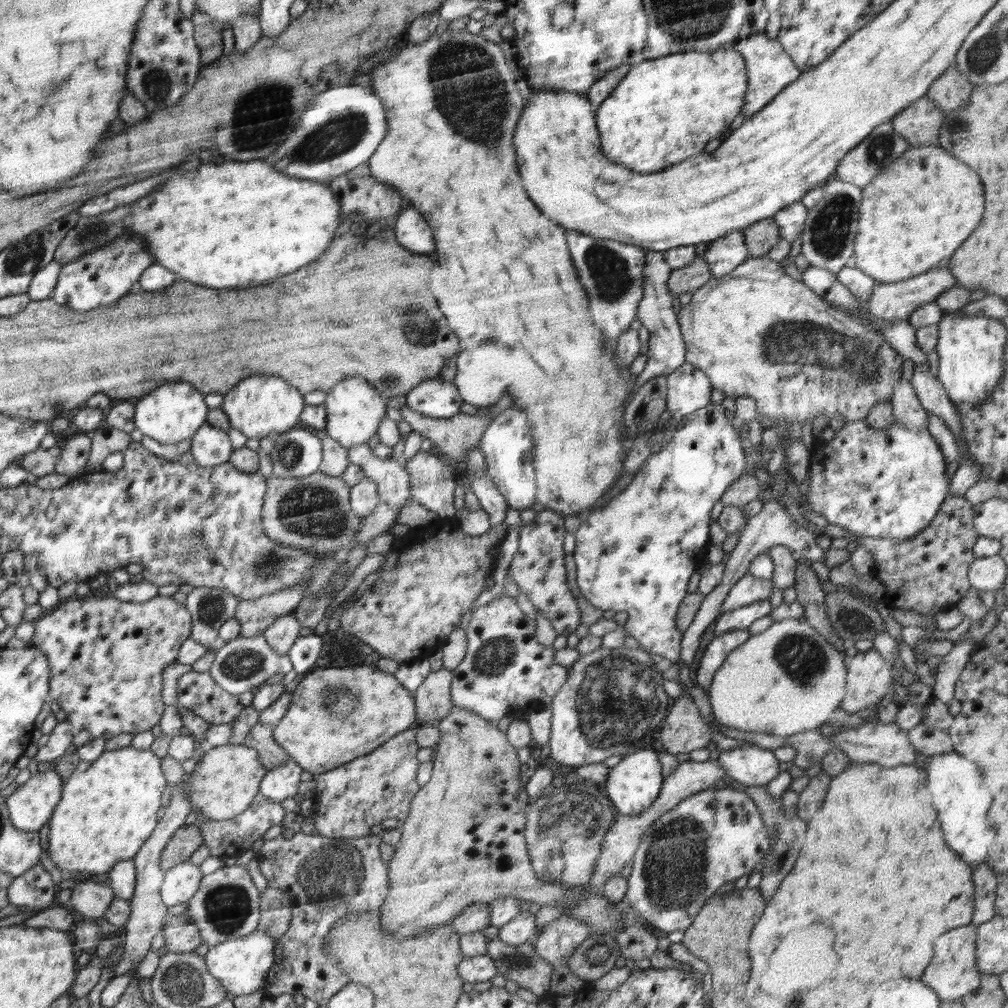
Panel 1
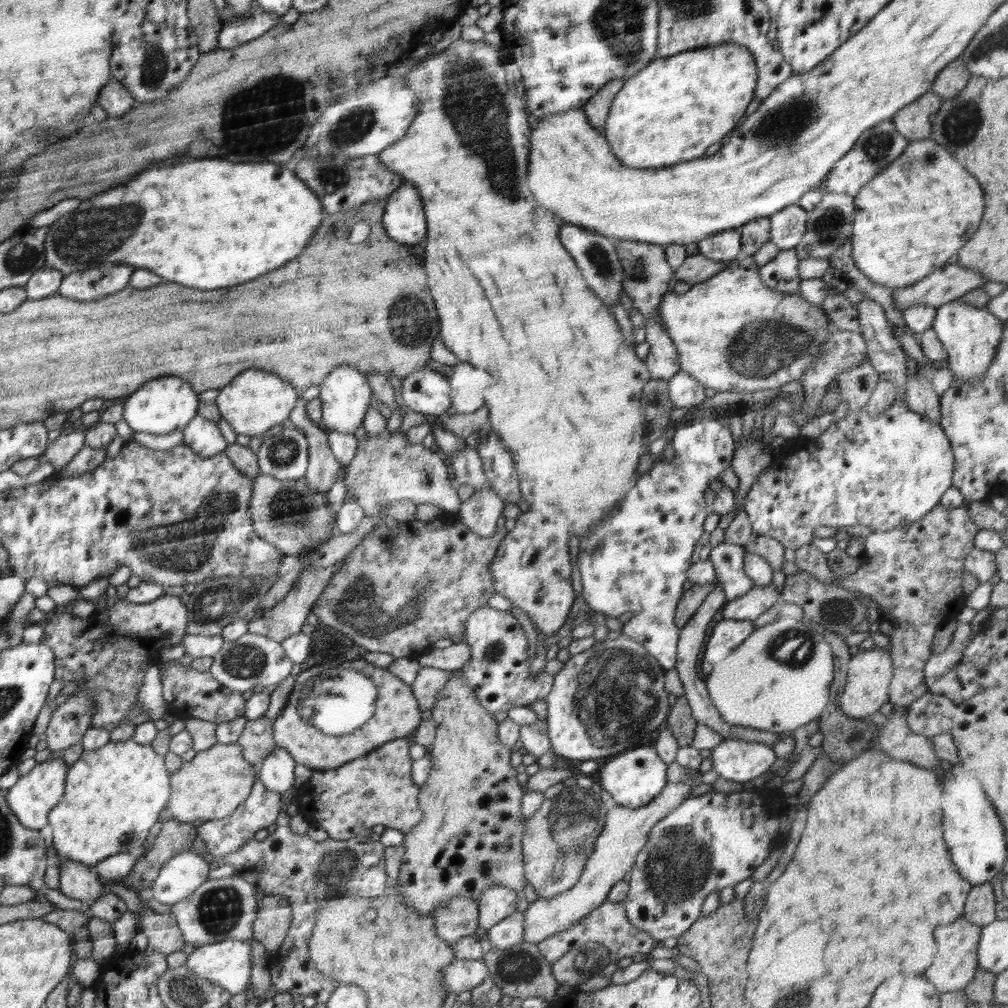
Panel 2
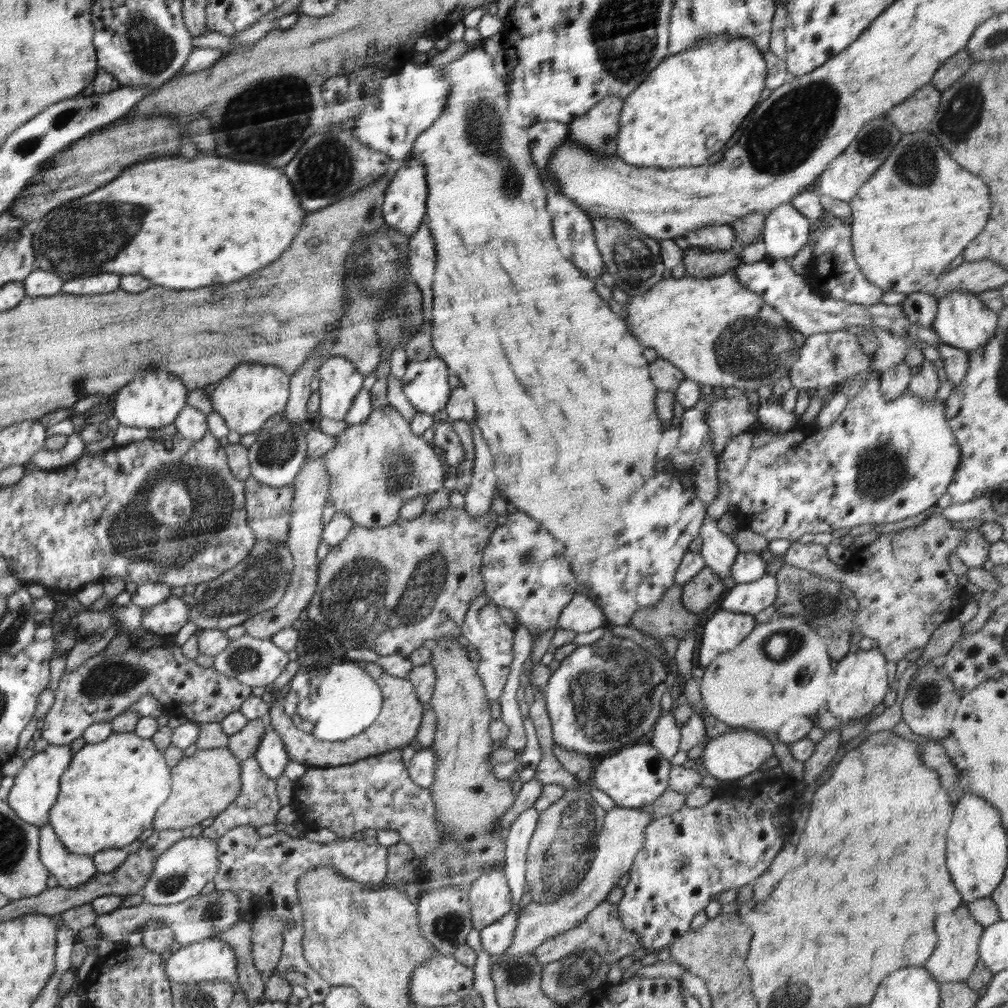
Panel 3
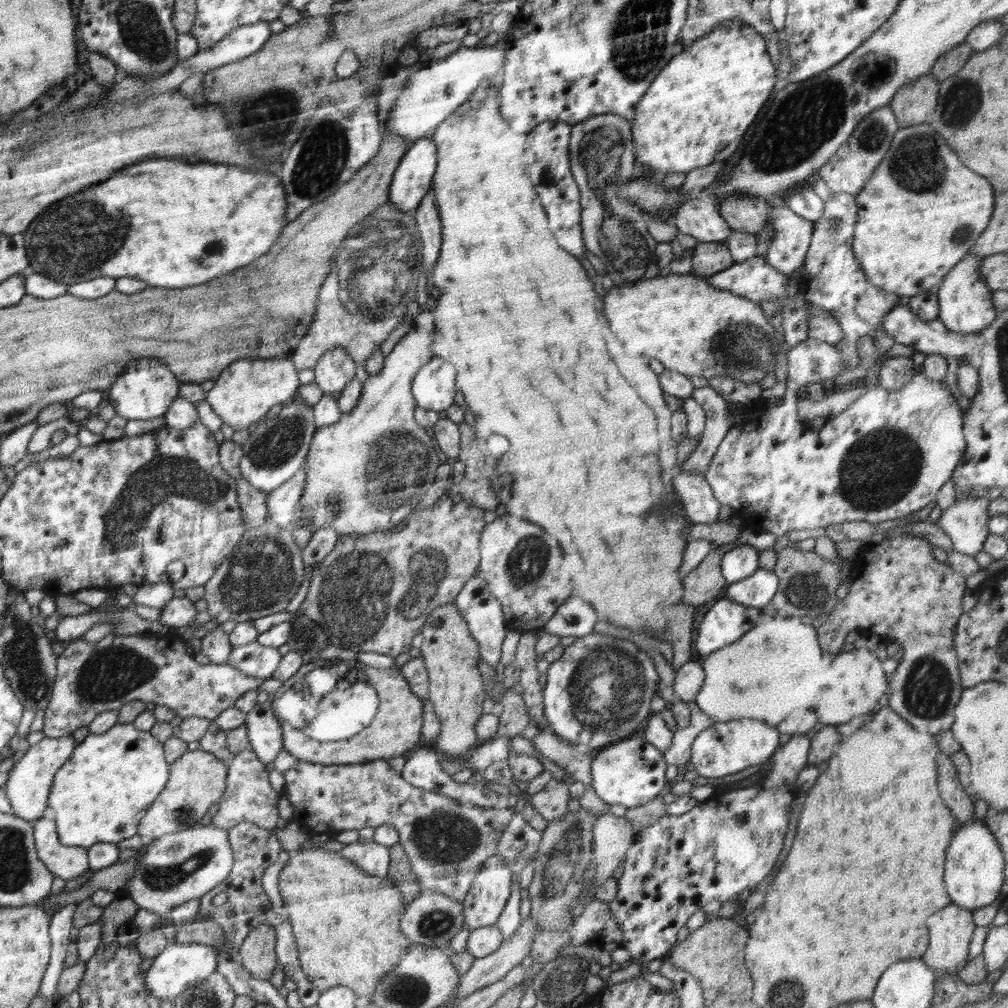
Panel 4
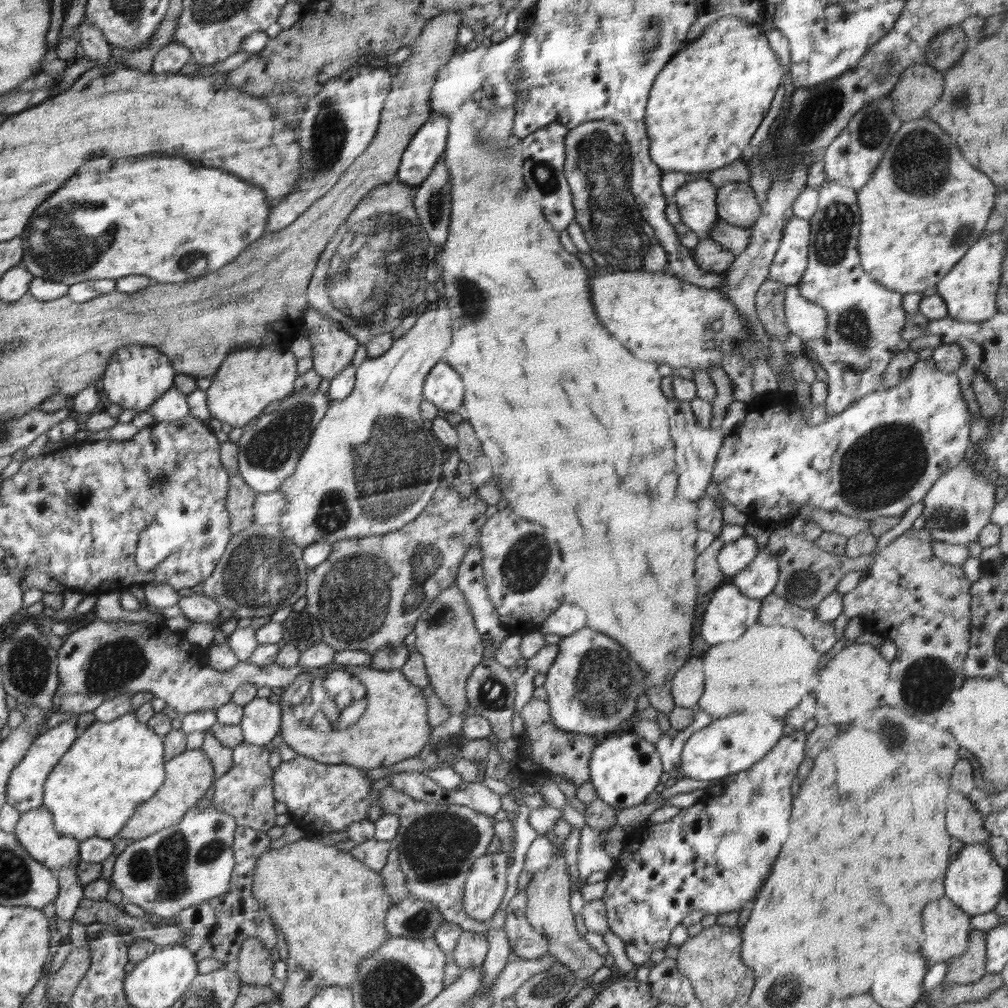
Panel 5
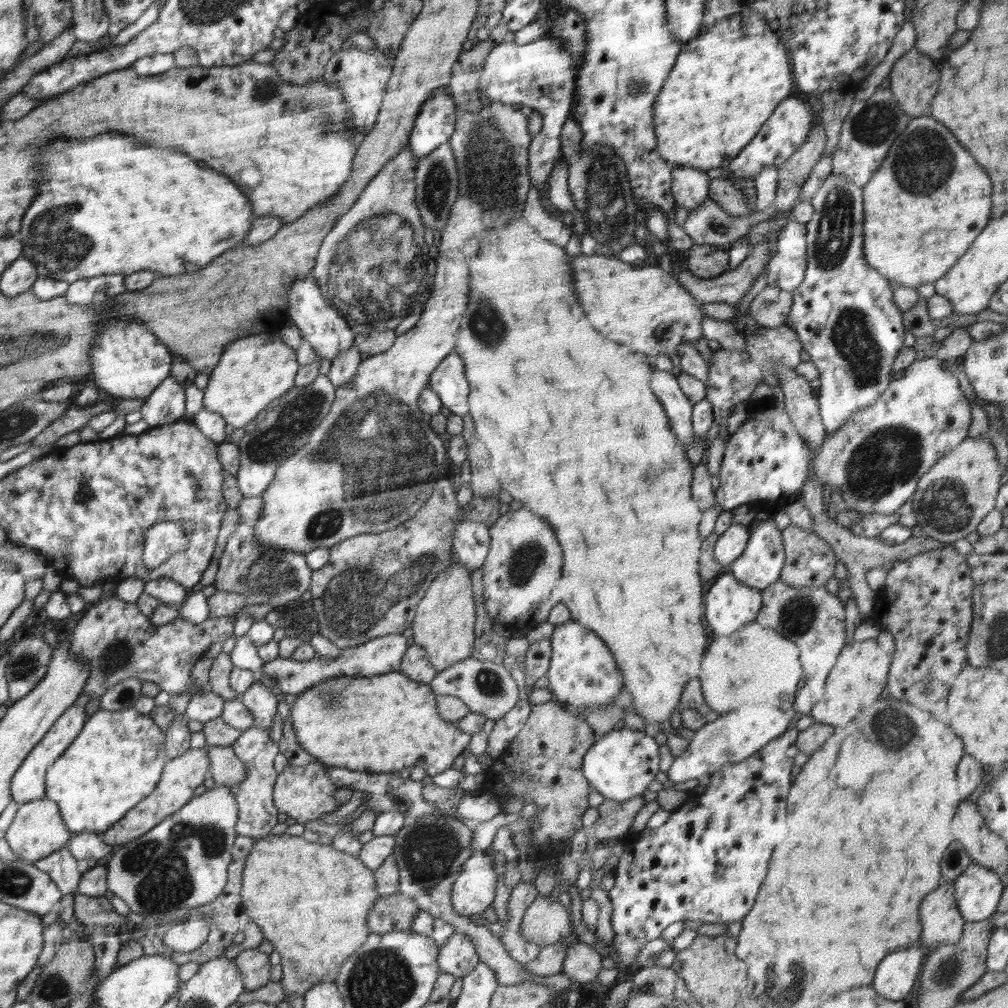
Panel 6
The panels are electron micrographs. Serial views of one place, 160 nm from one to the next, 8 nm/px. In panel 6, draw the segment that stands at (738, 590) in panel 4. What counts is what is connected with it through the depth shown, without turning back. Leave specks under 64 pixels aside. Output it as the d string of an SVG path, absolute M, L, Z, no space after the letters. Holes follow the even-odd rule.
M773 515L755 528L749 527L748 544L740 558L732 564L731 574L761 591L780 579L785 562L784 543Z

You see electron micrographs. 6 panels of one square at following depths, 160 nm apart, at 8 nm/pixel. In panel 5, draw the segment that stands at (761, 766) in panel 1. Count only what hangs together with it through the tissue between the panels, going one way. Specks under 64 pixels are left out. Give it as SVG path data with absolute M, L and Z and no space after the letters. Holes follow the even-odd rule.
M764 710L742 711L715 718L709 725L694 732L686 740L681 754L681 765L679 766L682 776L698 780L721 781L724 777L746 770L758 762L769 750L772 750L772 747L783 737L782 728L784 725L783 719L776 718Z

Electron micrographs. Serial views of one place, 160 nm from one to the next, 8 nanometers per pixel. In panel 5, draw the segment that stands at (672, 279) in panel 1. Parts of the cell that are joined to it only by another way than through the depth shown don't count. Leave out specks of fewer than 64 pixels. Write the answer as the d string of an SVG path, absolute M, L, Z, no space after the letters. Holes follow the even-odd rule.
M702 237L691 252L695 263L705 273L725 272L735 259L733 252L724 250L723 246L707 237Z

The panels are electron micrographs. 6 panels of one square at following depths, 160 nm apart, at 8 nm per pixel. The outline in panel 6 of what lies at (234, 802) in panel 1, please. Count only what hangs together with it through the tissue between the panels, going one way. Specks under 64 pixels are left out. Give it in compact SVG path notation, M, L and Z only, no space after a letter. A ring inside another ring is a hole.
M206 747L194 750L189 748L184 754L173 758L168 762L168 770L164 770L164 778L160 777L160 786L155 786L156 794L148 794L148 798L140 801L122 820L100 834L102 840L106 844L120 846L150 832L159 822L178 812L194 797L194 789L203 784L209 774L209 768L210 759Z

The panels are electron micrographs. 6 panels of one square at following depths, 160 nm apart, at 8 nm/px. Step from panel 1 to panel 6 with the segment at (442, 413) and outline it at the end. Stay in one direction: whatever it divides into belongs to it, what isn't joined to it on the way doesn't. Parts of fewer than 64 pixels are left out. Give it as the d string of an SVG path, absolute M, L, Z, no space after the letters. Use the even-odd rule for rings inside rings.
M452 352L444 358L434 369L428 383L452 414L468 414L470 385L466 378L464 359L458 353Z

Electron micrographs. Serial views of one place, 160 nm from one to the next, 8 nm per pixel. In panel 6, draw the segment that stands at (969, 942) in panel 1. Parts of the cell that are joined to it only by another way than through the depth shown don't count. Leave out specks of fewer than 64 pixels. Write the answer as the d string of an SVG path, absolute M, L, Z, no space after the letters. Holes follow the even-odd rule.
M953 882L942 884L922 900L920 910L922 940L929 950L936 950L946 944L958 944L967 922L958 911Z

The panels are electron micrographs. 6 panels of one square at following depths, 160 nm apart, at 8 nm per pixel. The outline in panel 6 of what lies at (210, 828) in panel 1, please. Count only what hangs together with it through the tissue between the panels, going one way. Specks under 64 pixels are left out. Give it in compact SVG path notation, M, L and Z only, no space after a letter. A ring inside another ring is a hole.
M252 727L243 731L231 747L247 770L246 778L239 785L231 786L239 810L235 831L242 836L266 836L278 824L279 810L273 803L273 788L279 774L274 769L273 762L279 756L279 743L270 737L270 729Z

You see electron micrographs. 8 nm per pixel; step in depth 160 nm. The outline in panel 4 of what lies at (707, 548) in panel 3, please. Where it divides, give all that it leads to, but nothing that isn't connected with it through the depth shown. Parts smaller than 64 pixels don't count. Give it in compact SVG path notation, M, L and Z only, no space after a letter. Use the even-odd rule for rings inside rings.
M681 472L673 478L673 486L684 504L685 514L695 524L712 524L718 518L720 502L716 501L707 480L692 472Z

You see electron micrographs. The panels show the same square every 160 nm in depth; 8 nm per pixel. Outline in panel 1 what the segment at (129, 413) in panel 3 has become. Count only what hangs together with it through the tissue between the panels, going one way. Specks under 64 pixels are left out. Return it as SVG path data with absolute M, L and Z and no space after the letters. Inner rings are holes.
M176 381L157 386L152 392L140 397L136 402L134 427L144 436L154 438L160 444L178 444L182 440L192 440L202 424L206 422L208 408L204 404L204 393L194 384Z

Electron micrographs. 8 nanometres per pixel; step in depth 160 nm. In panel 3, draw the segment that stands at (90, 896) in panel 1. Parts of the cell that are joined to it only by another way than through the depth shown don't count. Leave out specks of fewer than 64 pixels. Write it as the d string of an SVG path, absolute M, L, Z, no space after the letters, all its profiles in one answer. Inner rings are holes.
M48 823L39 827L39 857L40 862L55 876L58 886L76 888L91 880L98 872L95 861L90 855L74 855L63 845L54 827Z

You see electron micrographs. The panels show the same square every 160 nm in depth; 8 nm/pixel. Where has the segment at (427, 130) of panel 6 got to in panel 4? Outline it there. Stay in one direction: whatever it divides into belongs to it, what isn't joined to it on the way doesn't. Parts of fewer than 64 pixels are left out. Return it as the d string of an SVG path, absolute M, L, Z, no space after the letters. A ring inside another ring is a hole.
M431 137L419 138L406 149L394 172L389 201L405 213L414 213L433 186L436 167L436 143Z

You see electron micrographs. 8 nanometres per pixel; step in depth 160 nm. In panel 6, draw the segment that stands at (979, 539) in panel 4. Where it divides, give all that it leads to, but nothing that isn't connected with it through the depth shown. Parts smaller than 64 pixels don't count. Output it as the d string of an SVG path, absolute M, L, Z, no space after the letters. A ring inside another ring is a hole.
M968 435L960 442L960 446L940 458L940 461L920 477L911 502L917 525L922 528L924 536L953 544L976 530L988 512L994 510L1003 475L999 471L996 455L990 437L976 440Z

